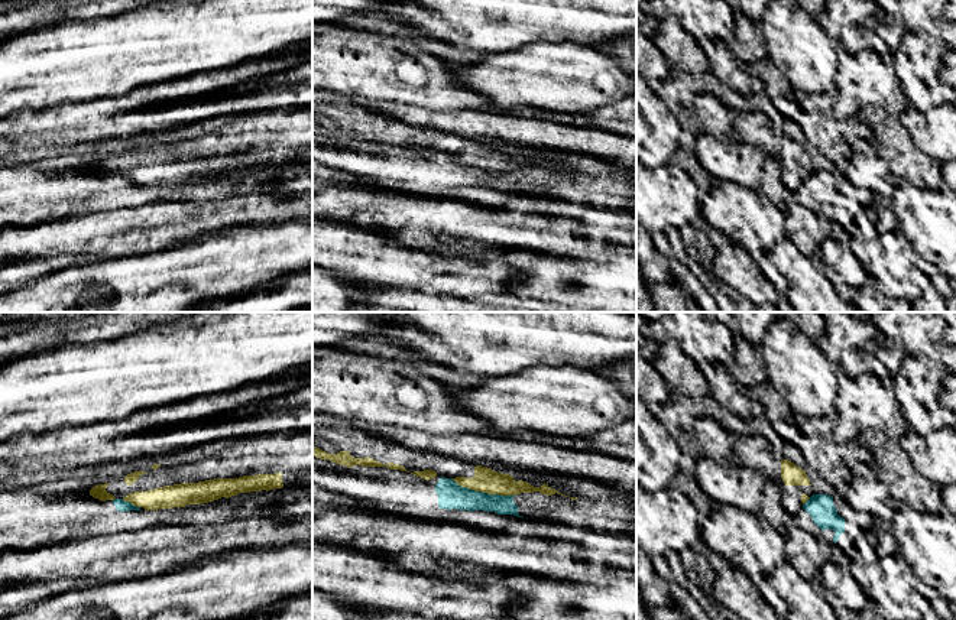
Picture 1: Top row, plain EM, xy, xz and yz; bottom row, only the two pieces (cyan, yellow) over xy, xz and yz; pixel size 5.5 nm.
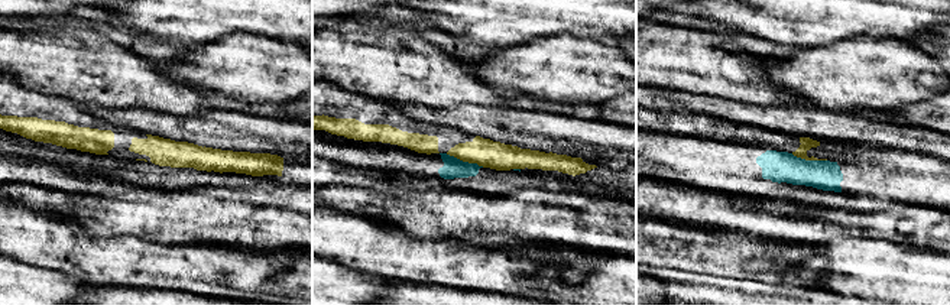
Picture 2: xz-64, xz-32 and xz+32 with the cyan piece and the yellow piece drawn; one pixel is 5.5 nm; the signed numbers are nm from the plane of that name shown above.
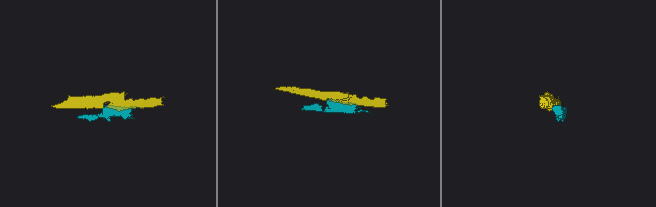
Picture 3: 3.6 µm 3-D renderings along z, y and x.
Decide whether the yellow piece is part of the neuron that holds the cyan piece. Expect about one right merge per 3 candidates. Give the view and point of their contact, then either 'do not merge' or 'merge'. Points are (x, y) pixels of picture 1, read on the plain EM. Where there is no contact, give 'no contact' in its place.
xz (480, 168) | do not merge

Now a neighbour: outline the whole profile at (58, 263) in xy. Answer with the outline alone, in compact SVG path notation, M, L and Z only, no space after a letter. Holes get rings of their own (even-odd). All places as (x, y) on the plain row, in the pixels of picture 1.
M61 254L49 259L48 273L56 273L67 270L69 267L77 267L85 263L93 263L98 260L98 257L88 254Z

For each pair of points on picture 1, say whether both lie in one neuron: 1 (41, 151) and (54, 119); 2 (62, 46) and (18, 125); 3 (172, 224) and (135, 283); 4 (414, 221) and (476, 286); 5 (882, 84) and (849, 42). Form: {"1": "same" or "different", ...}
{"1": "same", "2": "different", "3": "different", "4": "different", "5": "different"}

